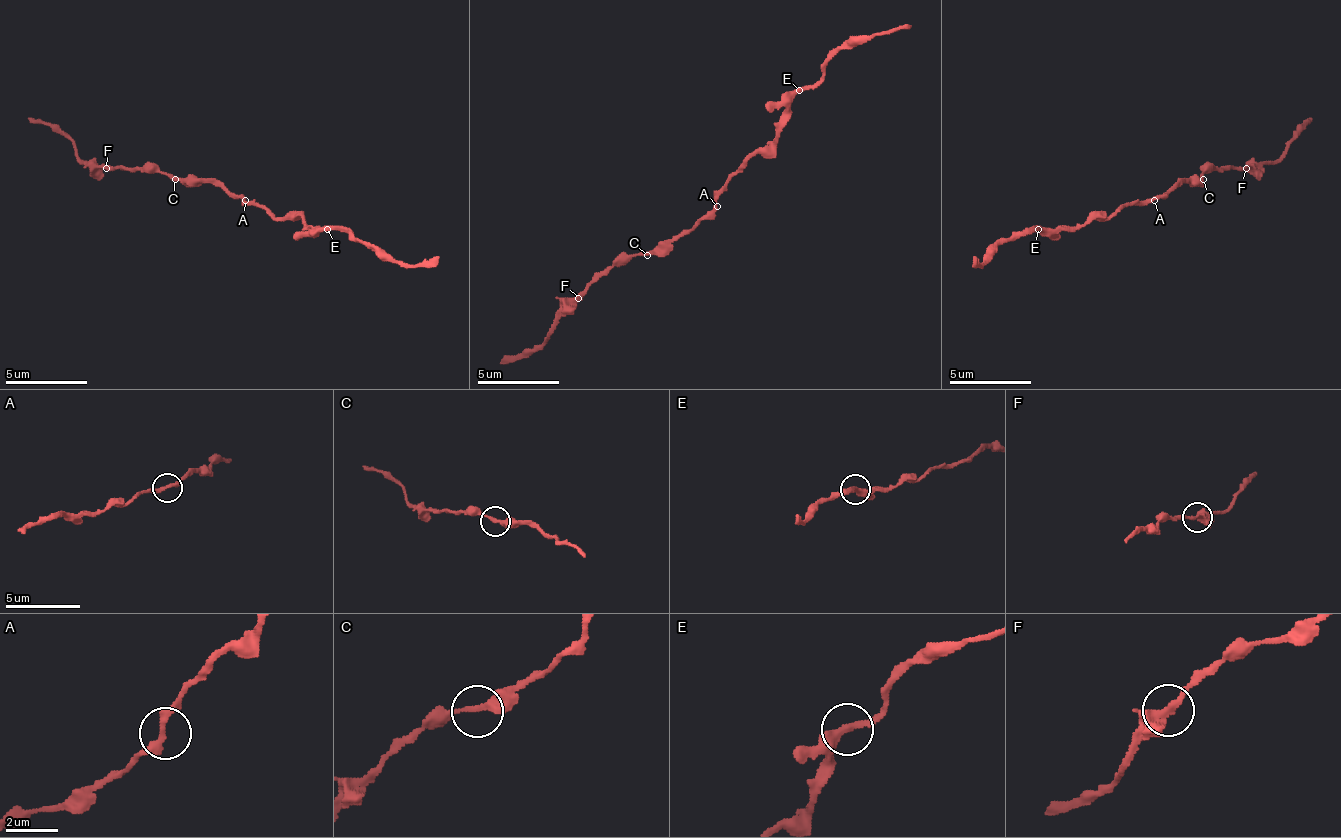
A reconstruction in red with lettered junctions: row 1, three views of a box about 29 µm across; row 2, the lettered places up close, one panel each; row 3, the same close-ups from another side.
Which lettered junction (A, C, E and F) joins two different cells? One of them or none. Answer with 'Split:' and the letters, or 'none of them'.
Split: none of them

